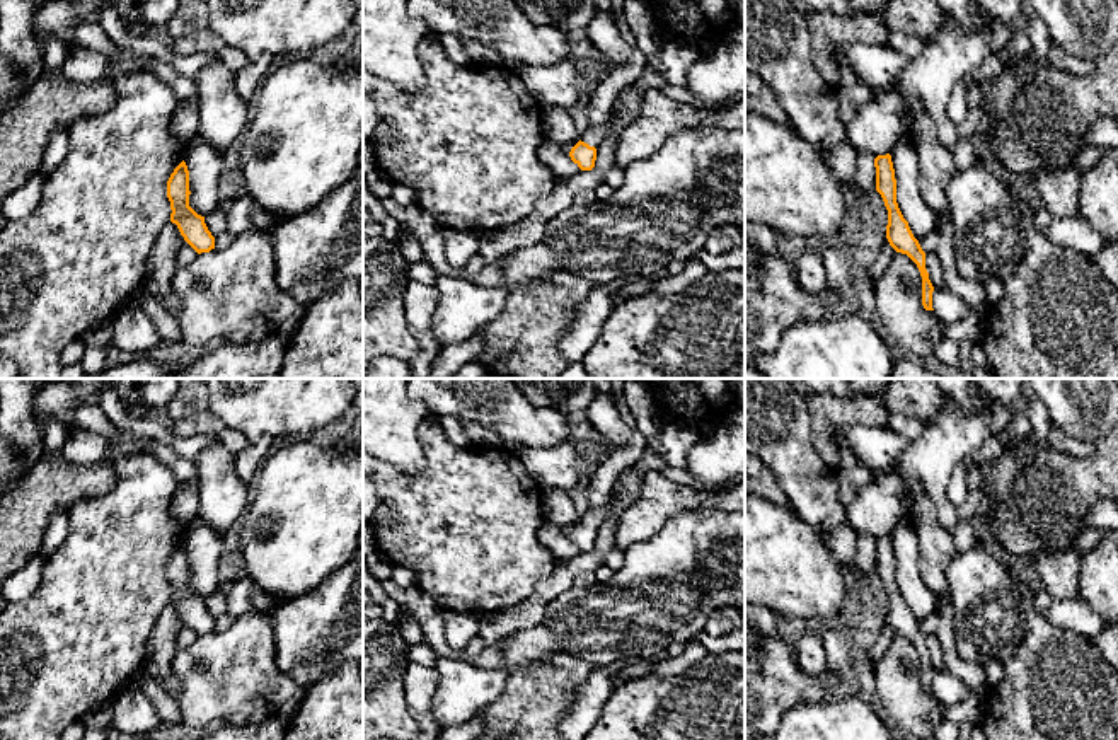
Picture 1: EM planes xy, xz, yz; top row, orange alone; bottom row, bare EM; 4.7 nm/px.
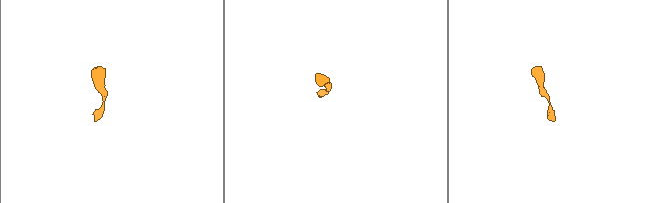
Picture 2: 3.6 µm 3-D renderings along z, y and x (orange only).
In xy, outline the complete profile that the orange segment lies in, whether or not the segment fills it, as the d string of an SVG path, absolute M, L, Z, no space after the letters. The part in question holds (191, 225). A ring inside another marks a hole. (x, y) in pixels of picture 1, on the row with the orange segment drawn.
M182 160L167 181L167 198L170 201L170 222L177 225L184 240L198 252L215 249L215 237L205 223L205 217L189 206L189 171Z

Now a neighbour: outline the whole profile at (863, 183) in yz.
M869 152L857 153L857 169L850 182L844 182L844 189L849 193L850 201L859 201L876 189L876 155Z

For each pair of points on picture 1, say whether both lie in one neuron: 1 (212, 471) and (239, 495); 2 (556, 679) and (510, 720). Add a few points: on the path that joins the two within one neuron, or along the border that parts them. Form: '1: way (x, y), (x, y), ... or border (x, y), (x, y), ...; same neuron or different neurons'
1: way (218, 478), (232, 491); same neuron
2: way (544, 691), (522, 713); same neuron

